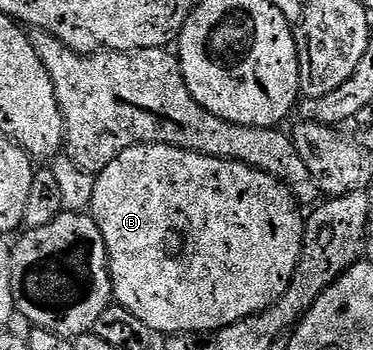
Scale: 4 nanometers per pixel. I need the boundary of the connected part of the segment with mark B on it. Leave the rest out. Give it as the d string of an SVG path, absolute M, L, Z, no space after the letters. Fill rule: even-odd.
M137 144L124 150L102 172L97 173L95 190L88 209L96 226L100 226L100 234L104 234L106 256L110 260L110 281L114 287L114 300L127 308L144 326L148 326L156 334L173 334L176 332L217 333L232 326L232 322L240 322L244 318L254 316L266 308L271 308L290 288L294 271L300 262L302 243L306 233L306 222L300 205L293 194L276 178L264 174L255 168L249 168L235 160L221 160L204 154L189 152L186 148L174 148L170 144Z

